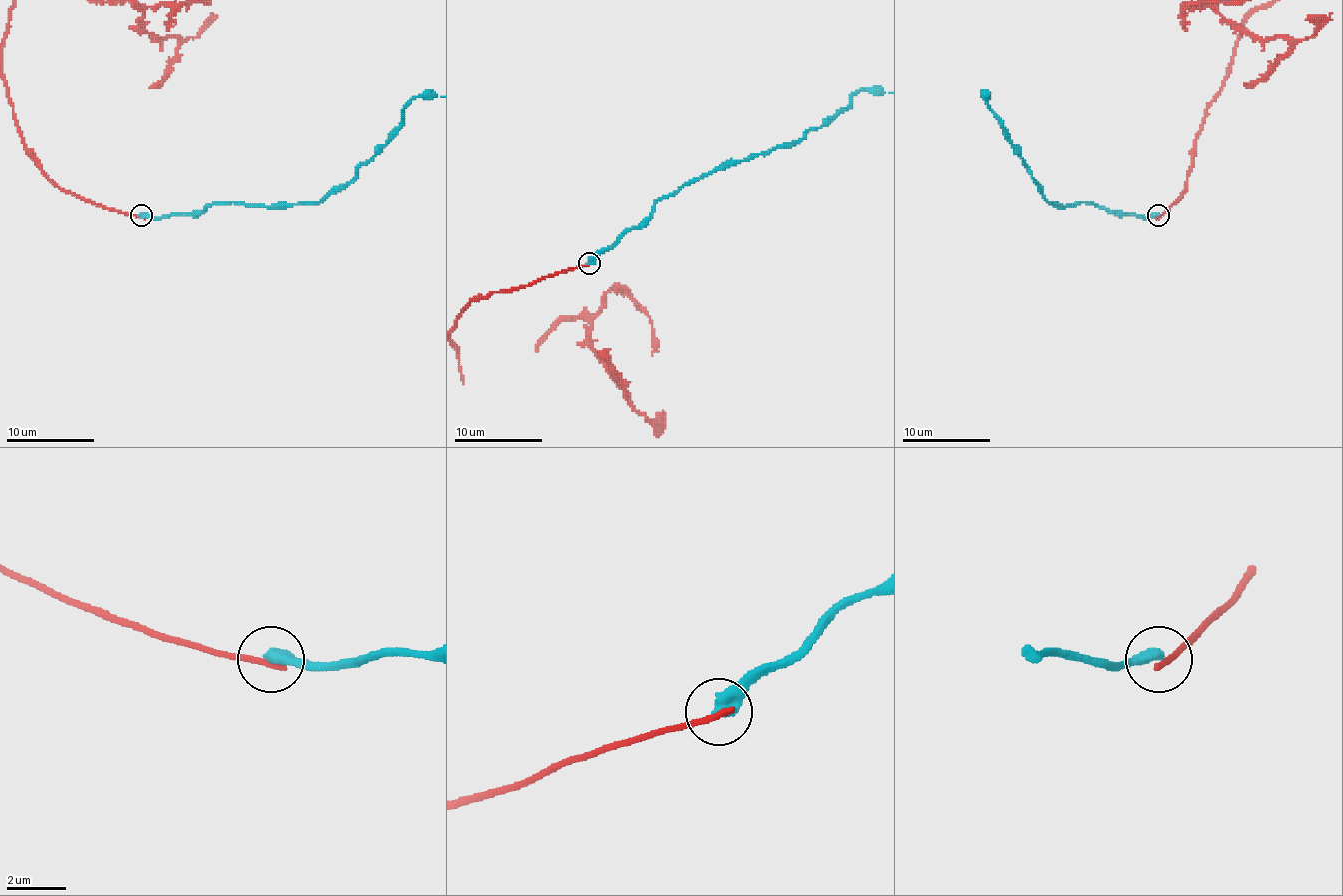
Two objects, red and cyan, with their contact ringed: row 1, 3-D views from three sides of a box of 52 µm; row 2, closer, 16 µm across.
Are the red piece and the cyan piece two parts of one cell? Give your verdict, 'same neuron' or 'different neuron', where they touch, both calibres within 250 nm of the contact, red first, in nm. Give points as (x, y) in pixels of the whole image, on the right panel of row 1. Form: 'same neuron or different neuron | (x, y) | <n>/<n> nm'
different neuron | (1158, 215) | 220/480 nm

